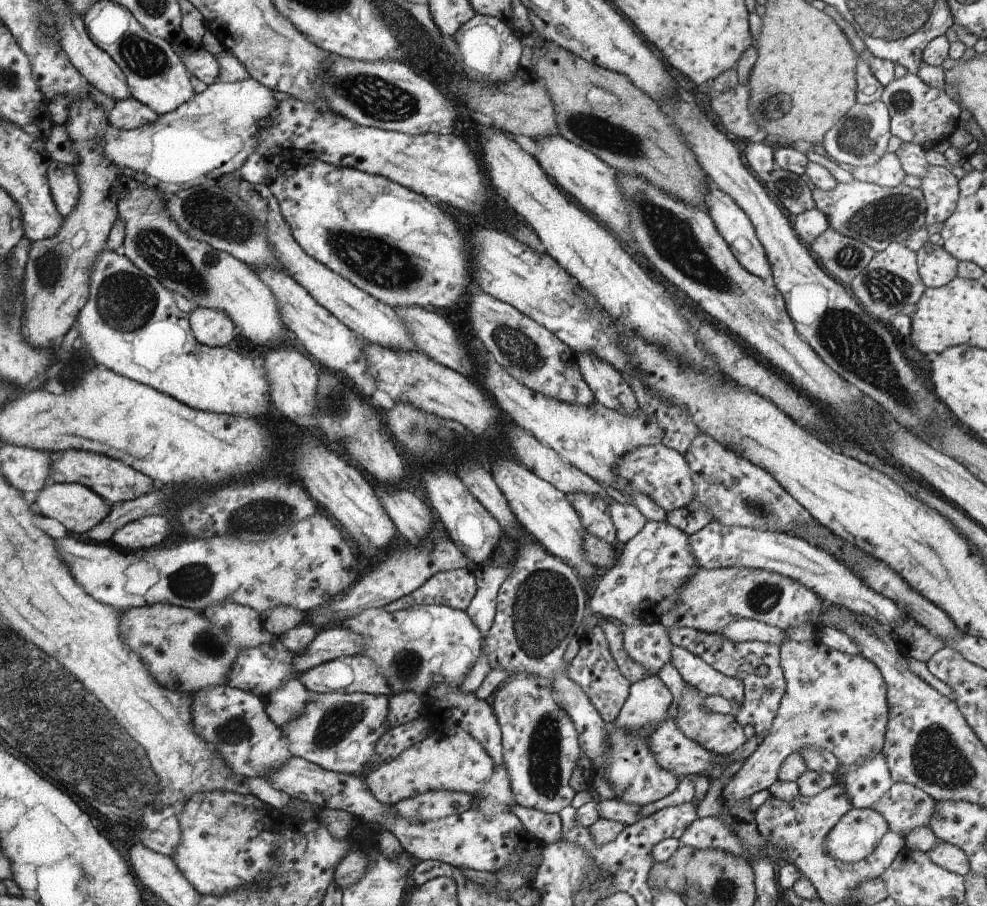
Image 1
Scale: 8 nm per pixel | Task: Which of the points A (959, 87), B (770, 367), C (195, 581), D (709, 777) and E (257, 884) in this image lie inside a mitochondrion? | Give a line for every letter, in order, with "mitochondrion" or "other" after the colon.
A: other
B: other
C: mitochondrion
D: other
E: other

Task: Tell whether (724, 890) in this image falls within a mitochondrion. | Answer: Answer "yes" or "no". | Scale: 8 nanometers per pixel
yes

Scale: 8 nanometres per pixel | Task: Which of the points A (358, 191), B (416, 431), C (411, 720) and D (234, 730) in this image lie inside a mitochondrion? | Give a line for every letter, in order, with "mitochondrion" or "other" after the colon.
A: other
B: mitochondrion
C: other
D: mitochondrion

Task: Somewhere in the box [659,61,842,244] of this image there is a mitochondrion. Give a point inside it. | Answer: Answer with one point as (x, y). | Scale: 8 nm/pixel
(774, 109)

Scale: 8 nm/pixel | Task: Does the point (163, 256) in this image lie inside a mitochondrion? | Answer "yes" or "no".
yes

